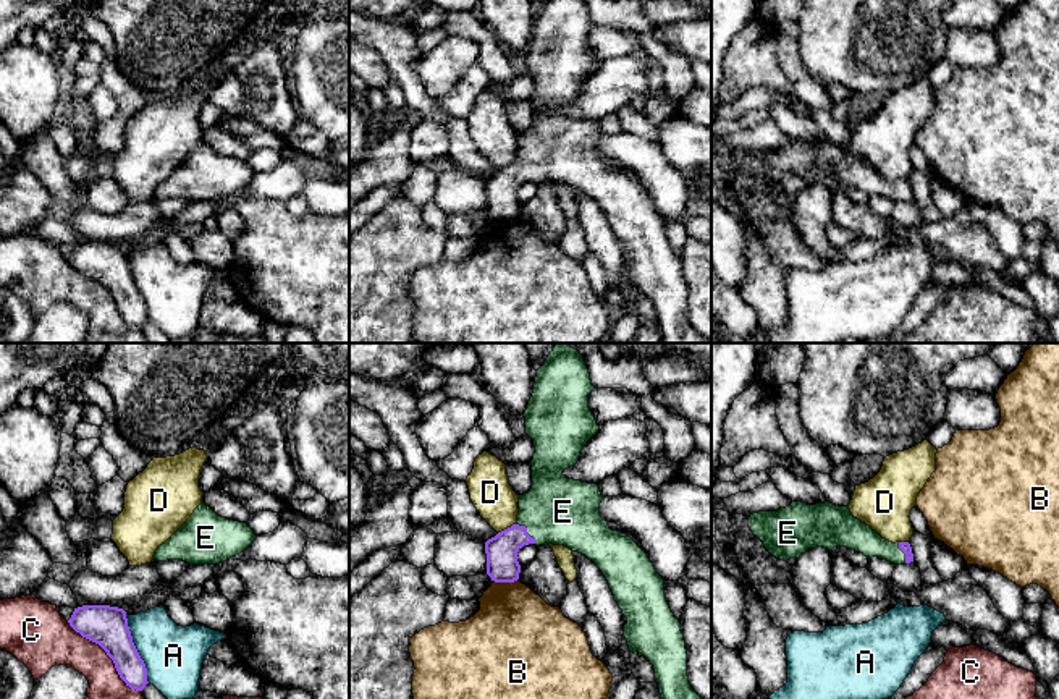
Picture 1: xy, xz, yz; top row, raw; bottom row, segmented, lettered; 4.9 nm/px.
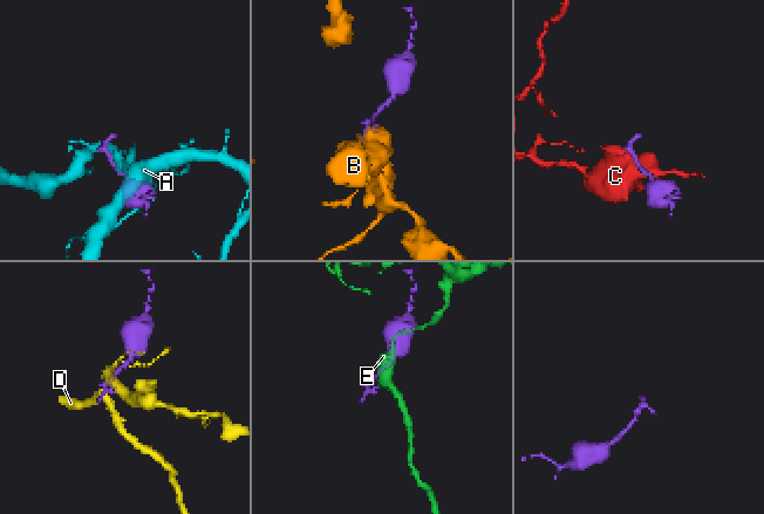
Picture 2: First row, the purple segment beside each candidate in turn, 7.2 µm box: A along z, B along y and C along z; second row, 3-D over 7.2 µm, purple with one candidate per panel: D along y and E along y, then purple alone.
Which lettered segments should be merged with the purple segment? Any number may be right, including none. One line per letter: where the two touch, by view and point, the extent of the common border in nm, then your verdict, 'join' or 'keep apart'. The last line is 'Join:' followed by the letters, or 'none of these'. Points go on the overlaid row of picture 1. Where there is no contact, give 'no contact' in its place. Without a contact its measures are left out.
A: xy (136, 649) | 360 nm | keep apart
B: xz (505, 581) | 130 nm | keep apart
C: xy (107, 654) | 500 nm | keep apart
D: xz (508, 528) | 100 nm | keep apart
E: xz (526, 531) | 140 nm | join
Join: E

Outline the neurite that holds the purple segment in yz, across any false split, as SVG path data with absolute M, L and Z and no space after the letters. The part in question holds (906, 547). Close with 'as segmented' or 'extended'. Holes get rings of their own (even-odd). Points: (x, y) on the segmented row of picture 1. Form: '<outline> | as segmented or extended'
M792 502L778 511L750 515L749 527L773 557L784 561L799 558L815 547L829 552L834 547L847 547L868 558L878 557L894 565L913 561L909 542L892 544L883 539L870 526L854 518L849 505Z | extended

